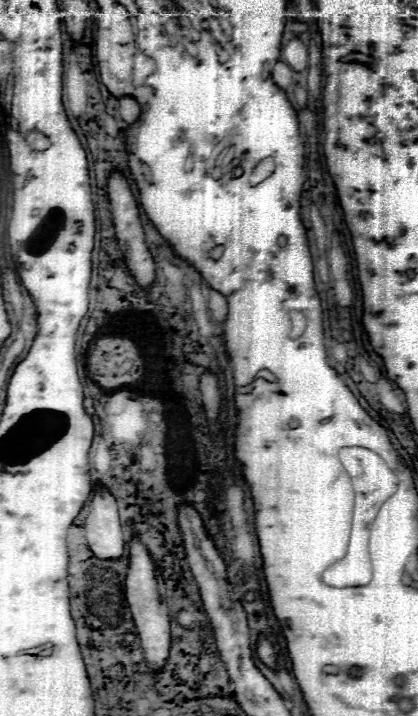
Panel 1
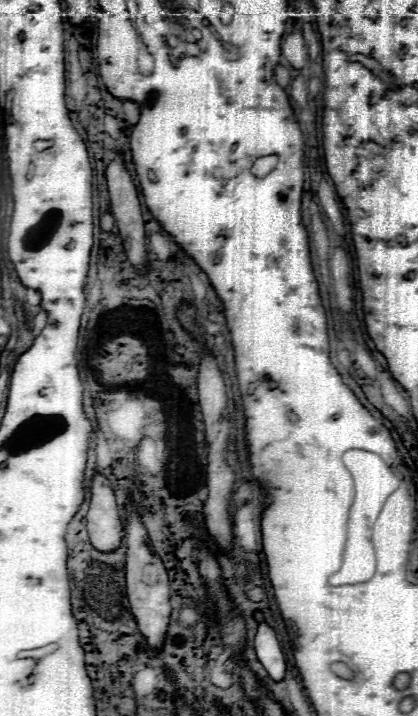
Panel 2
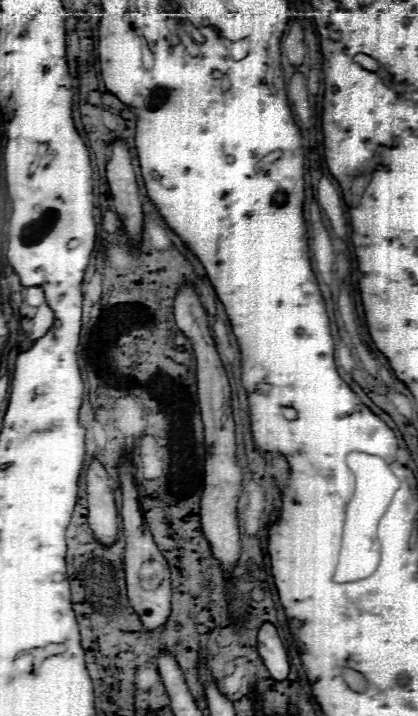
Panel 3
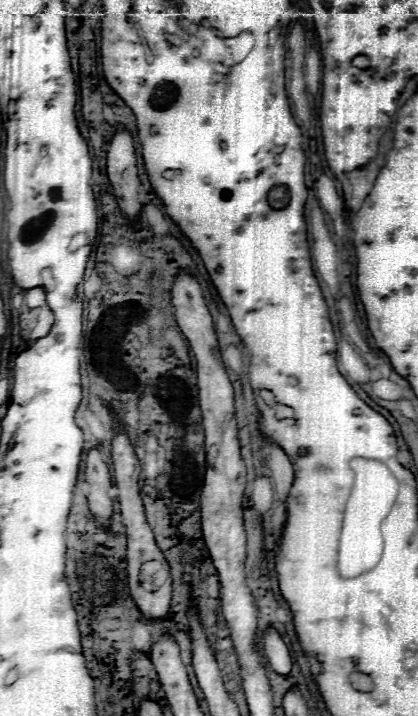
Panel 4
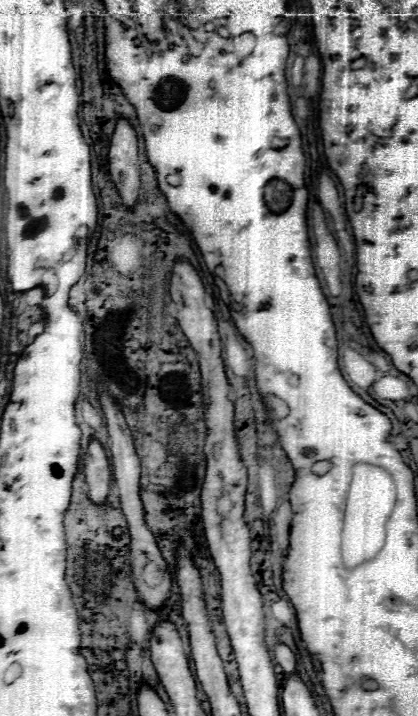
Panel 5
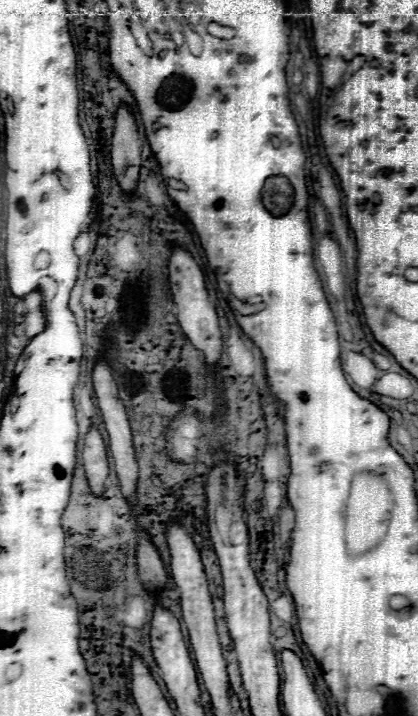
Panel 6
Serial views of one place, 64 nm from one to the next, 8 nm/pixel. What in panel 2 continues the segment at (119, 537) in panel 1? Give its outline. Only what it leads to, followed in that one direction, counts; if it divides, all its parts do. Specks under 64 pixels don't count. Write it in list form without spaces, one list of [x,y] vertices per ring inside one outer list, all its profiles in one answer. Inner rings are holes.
[[[102,474],[92,478],[90,486],[90,510],[86,516],[86,528],[90,544],[98,552],[118,550],[122,544],[122,524],[116,508],[116,500],[108,480]]]

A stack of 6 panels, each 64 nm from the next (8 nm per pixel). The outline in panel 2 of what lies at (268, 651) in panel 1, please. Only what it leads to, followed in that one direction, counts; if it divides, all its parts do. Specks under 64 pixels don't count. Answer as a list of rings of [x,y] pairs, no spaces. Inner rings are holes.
[[[260,624],[254,648],[256,648],[258,660],[268,670],[270,678],[276,680],[276,674],[284,674],[286,668],[284,668],[282,650],[280,650],[280,644],[278,644],[278,640],[274,636],[274,630],[268,624]]]

